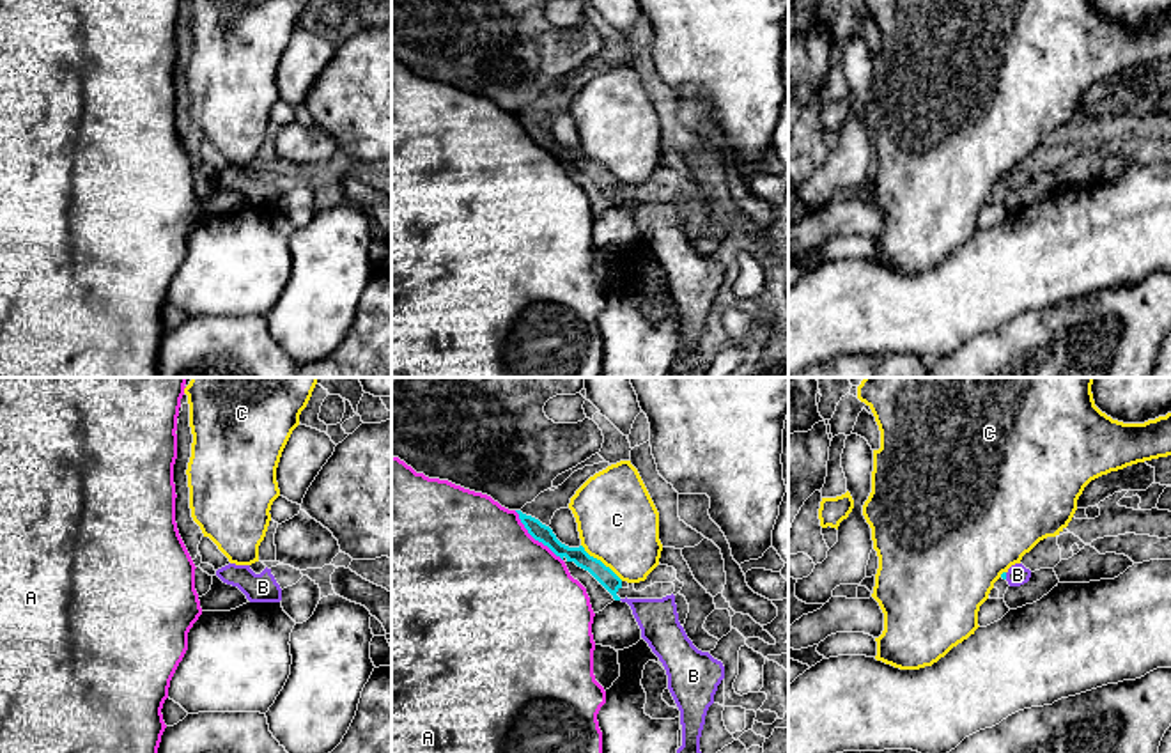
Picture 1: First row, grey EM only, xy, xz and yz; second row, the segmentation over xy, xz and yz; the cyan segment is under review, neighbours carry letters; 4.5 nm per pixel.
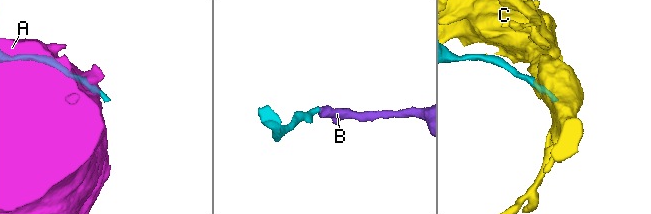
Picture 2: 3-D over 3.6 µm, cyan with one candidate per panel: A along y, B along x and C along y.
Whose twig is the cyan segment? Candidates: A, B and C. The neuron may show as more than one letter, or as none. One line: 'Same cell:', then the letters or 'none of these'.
Same cell: B

